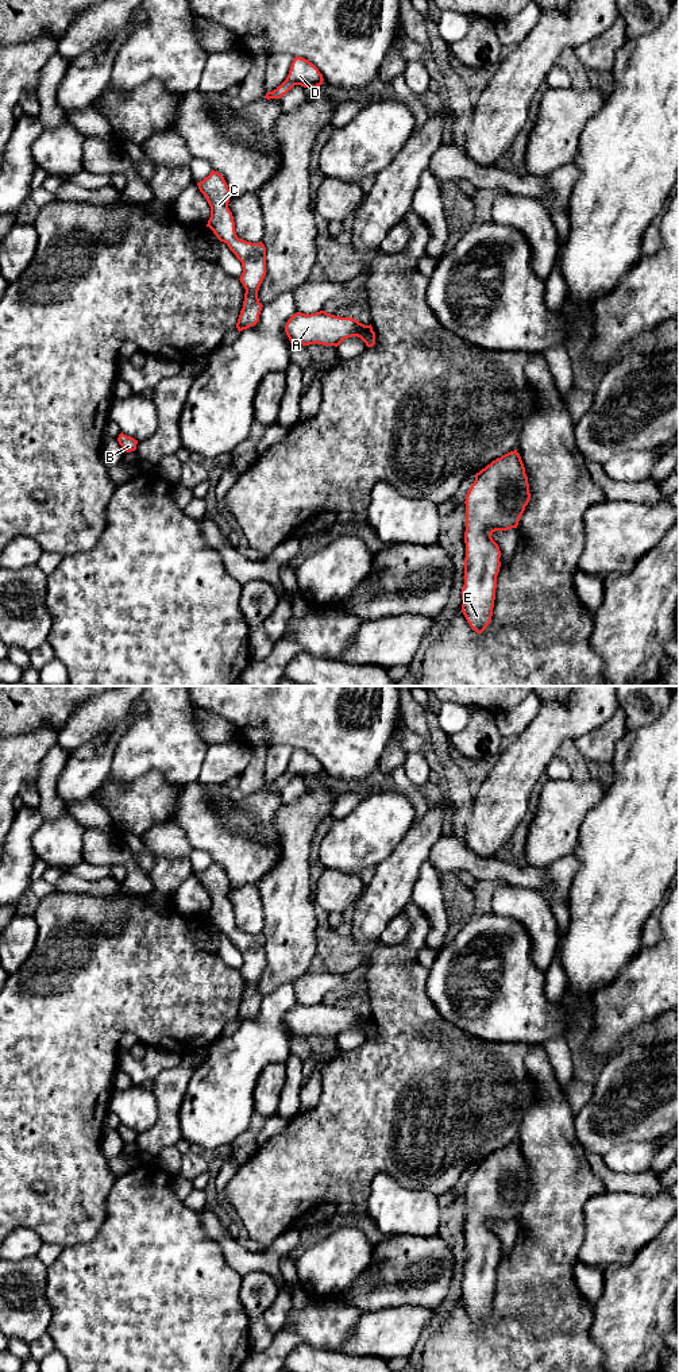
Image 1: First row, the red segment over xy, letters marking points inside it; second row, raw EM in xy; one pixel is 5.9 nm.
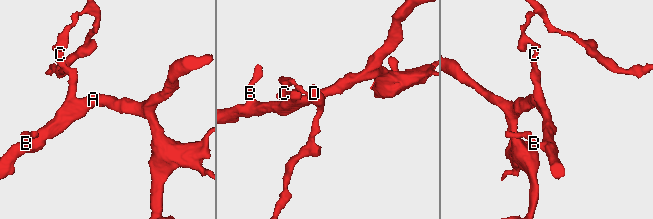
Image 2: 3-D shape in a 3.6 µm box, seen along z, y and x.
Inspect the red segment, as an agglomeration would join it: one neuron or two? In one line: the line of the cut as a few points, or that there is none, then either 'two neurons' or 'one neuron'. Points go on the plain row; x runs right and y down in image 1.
cut none; one neuron

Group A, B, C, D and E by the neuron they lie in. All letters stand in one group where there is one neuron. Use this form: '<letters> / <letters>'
A B C D E

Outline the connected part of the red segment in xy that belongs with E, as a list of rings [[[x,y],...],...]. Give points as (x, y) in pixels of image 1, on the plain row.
[[[517,1141],[477,1164],[466,1186],[462,1303],[477,1325],[491,1313],[501,1259],[501,1242],[491,1226],[517,1219],[529,1191],[528,1168]]]

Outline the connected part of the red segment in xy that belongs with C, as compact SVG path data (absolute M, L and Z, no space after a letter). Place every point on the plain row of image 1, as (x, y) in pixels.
M212 862L211 866L197 876L211 898L211 909L207 918L209 918L217 930L224 933L242 953L243 964L239 971L246 984L243 999L236 1014L236 1020L240 1024L259 1013L263 997L259 994L258 982L266 967L266 939L262 933L251 934L238 929L234 907L228 899L231 883L219 863Z

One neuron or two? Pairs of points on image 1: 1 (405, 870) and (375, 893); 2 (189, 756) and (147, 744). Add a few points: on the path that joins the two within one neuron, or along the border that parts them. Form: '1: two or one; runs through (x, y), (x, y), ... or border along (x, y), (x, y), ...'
1: one; runs through (398, 877), (382, 893)
2: one; runs through (178, 751), (170, 744), (158, 744)

